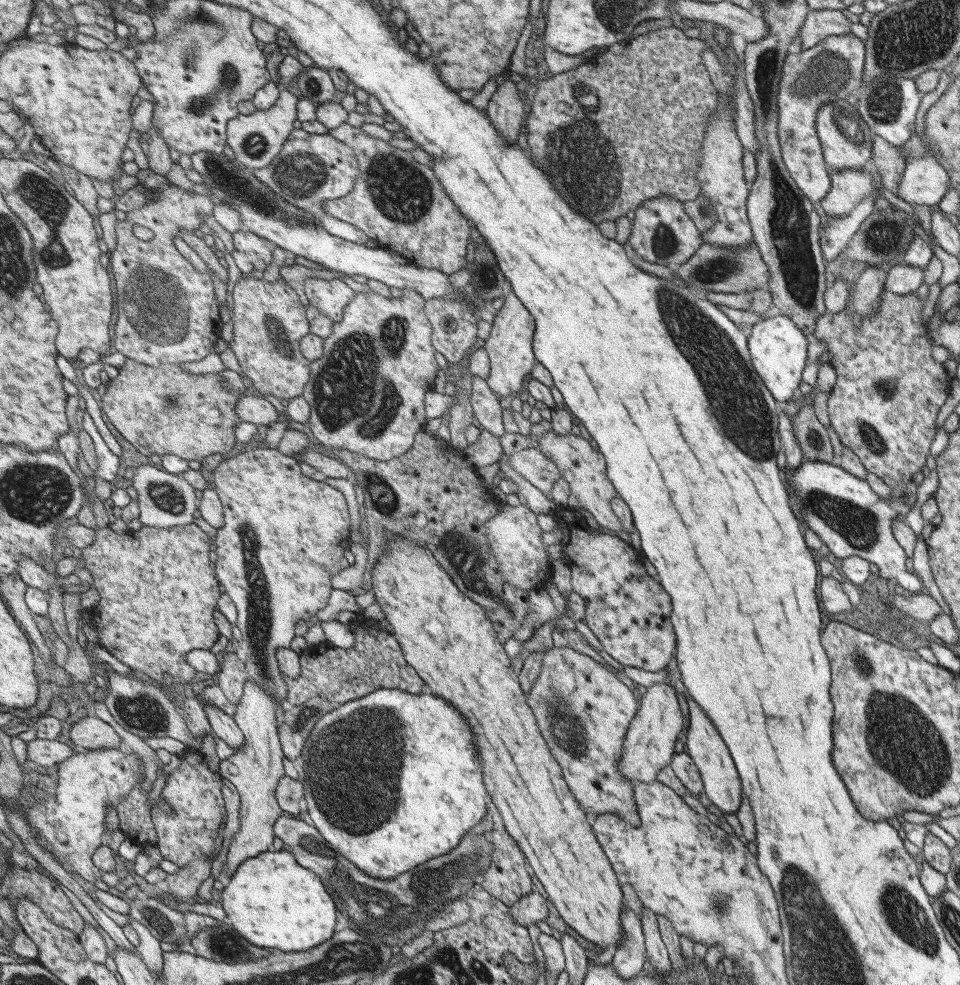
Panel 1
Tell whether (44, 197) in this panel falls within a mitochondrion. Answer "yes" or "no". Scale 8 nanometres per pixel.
yes

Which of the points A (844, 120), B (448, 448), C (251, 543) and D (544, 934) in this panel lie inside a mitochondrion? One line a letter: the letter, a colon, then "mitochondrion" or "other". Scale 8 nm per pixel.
A: mitochondrion
B: other
C: mitochondrion
D: other

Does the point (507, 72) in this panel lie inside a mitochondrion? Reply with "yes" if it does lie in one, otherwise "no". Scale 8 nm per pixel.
no

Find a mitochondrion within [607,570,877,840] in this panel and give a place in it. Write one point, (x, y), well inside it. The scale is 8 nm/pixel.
(862, 665)

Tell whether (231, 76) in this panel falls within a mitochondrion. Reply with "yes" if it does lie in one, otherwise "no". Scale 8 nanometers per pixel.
yes

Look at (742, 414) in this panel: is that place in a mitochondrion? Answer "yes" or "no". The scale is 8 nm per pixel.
yes

